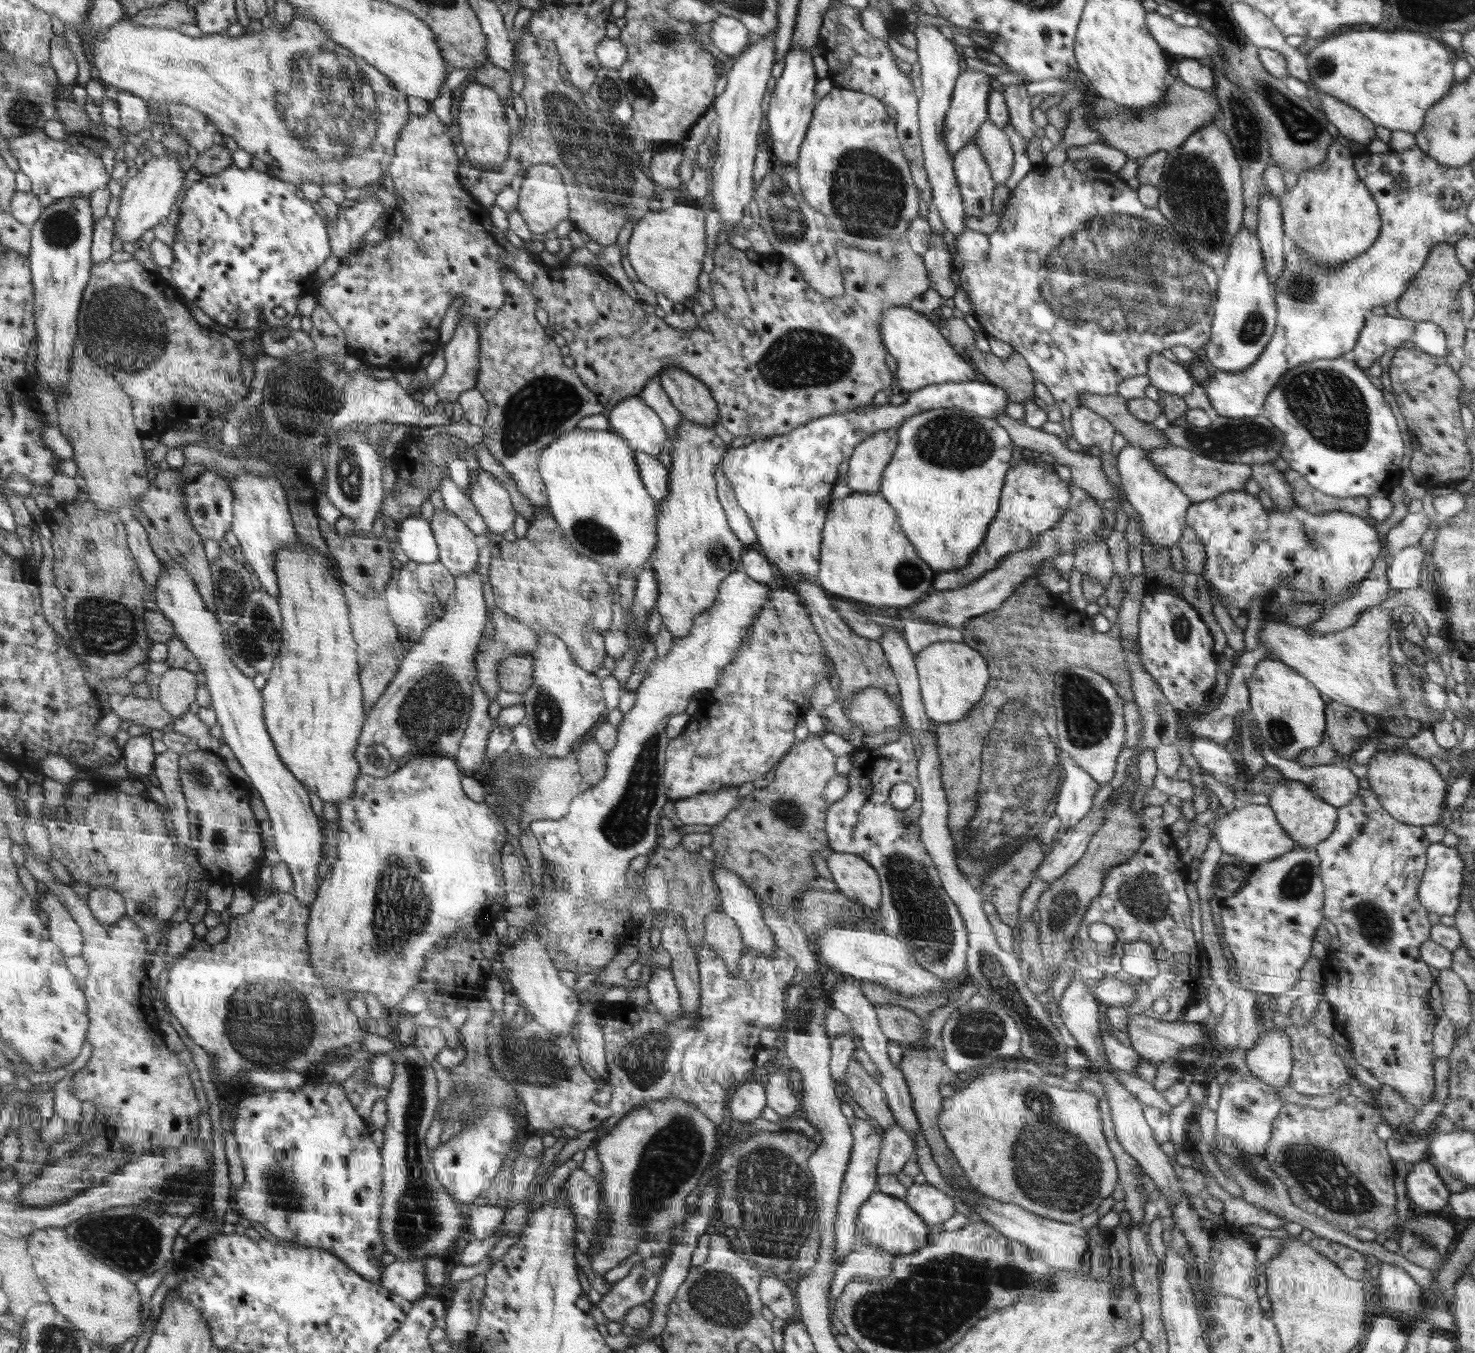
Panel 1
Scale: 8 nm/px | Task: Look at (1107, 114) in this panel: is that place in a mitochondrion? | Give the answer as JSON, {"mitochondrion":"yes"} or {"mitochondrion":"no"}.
{"mitochondrion":"yes"}

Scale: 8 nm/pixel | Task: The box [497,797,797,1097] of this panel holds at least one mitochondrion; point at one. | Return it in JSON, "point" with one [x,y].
{"point":[645,1059]}

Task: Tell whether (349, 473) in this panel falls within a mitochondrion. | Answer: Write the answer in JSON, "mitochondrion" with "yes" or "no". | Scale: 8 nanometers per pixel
{"mitochondrion":"yes"}

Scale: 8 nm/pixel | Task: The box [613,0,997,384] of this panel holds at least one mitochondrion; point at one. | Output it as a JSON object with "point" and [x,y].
{"point":[868,195]}

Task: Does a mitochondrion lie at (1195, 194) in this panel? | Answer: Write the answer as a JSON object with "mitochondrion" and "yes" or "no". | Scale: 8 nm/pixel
{"mitochondrion":"yes"}

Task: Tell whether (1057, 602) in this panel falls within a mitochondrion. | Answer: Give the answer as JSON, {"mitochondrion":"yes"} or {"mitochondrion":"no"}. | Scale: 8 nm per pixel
{"mitochondrion":"no"}

